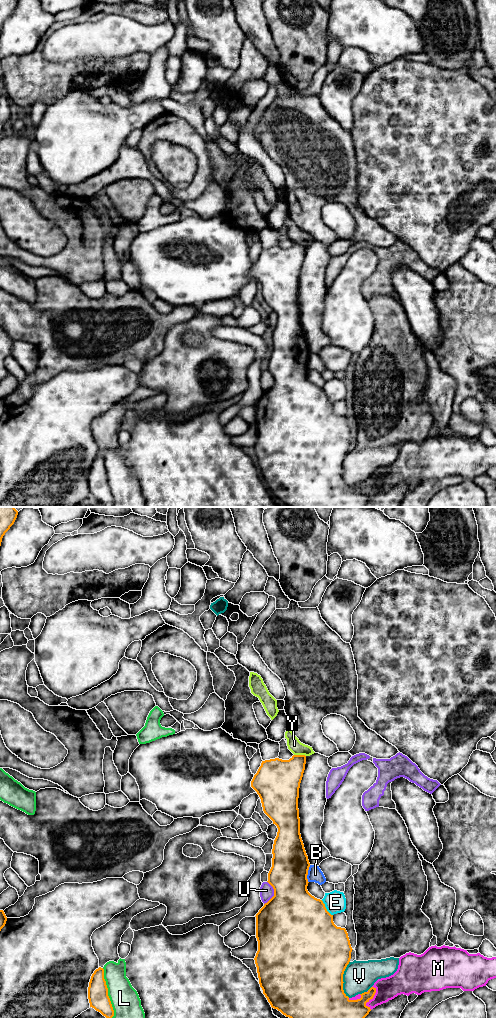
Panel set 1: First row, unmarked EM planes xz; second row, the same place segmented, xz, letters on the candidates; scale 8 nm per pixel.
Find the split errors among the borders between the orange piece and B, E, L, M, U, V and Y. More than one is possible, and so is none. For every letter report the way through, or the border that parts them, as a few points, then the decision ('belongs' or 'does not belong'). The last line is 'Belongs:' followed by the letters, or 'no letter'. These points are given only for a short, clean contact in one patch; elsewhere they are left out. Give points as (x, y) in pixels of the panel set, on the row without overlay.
B: does not belong
E: does not belong
L: does not belong
M: does not belong
U: does not belong
V: does not belong
Y: does not belong
Belongs: no letter

